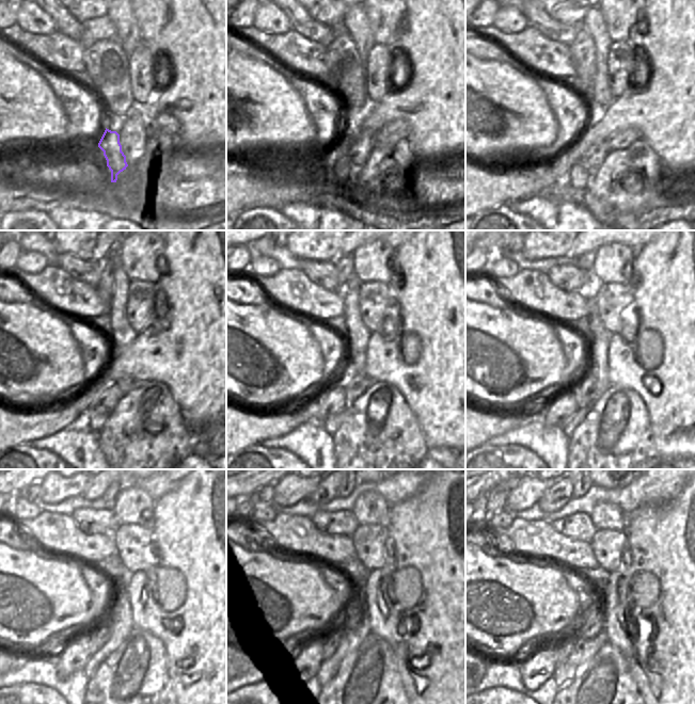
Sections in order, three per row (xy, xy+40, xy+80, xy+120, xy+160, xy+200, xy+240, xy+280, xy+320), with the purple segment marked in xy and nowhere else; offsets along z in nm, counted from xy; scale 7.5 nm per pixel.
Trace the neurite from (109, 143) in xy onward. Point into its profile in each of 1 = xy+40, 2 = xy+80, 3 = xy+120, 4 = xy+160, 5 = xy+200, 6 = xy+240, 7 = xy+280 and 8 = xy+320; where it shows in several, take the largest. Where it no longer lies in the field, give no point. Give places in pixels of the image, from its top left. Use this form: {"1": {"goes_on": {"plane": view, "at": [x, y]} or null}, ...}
{"1": {"goes_on": {"plane": "xy+40", "at": [362, 146]}}, "2": {"goes_on": {"plane": "xy+80", "at": [596, 155]}}, "3": {"goes_on": {"plane": "xy+120", "at": [106, 402]}}, "4": {"goes_on": {"plane": "xy+160", "at": [332, 400]}}, "5": {"goes_on": {"plane": "xy+200", "at": [562, 409]}}, "6": {"goes_on": {"plane": "xy+240", "at": [74, 656]}}, "7": {"goes_on": {"plane": "xy+280", "at": [306, 661]}}, "8": {"goes_on": {"plane": "xy+320", "at": [536, 668]}}}

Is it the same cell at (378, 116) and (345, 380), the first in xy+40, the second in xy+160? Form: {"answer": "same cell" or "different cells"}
{"answer": "different cells"}

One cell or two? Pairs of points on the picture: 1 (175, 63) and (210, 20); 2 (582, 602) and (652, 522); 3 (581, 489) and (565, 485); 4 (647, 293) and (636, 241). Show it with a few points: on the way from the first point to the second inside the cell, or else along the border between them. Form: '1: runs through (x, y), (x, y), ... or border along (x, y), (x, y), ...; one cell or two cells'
1: runs through (186, 52), (207, 31); one cell
2: border along (599, 591), (604, 611); two cells
3: border along (570, 480), (572, 497); two cells
4: border along (651, 241), (635, 256); two cells

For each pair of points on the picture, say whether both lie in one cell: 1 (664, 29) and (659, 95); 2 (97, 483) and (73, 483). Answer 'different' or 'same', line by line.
1: same
2: different

